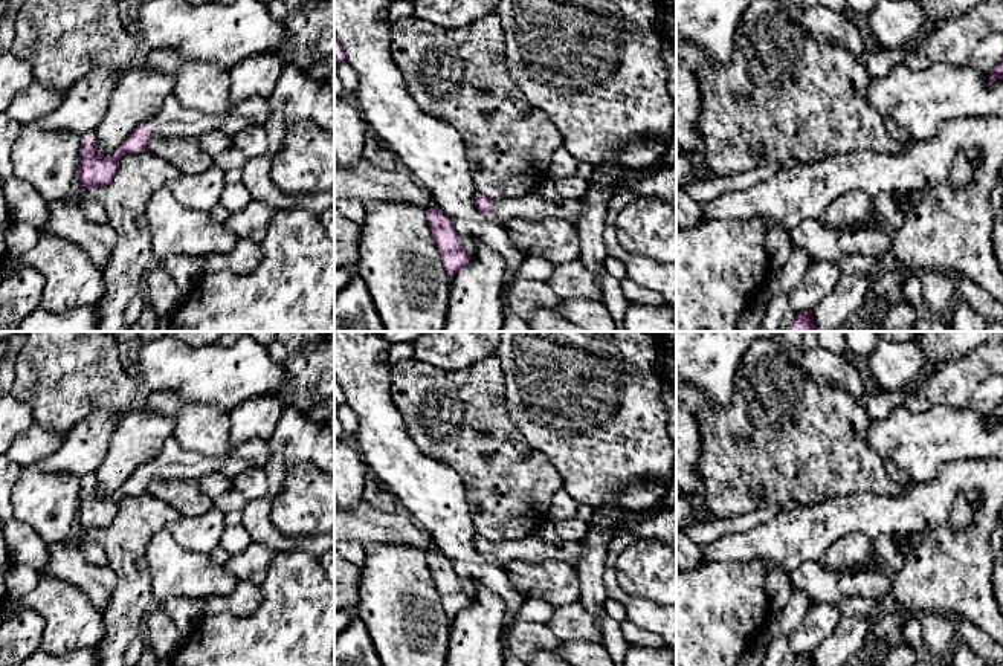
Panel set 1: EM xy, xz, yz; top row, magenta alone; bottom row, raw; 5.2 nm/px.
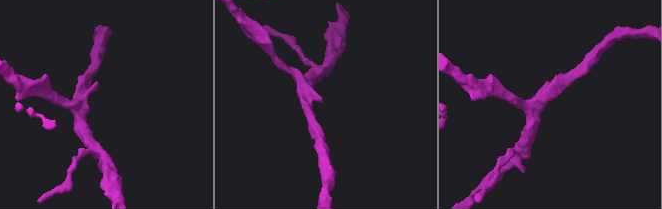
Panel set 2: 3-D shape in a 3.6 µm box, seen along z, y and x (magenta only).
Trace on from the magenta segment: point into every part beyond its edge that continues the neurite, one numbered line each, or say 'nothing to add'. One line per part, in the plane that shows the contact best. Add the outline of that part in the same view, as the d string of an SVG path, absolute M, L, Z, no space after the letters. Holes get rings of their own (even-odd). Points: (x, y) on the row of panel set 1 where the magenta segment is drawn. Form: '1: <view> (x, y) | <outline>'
1: xy (173, 119) | M171 93L162 110L147 122L151 136L188 136L198 137L212 130L220 130L227 136L252 125L266 125L270 118L269 98L252 96L231 104L224 116L209 116L198 110L185 108Z

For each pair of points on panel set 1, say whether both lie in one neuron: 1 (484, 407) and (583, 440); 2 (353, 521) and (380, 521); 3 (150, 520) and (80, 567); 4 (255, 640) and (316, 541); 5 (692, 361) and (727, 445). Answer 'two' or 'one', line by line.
1: two
2: one
3: two
4: two
5: two

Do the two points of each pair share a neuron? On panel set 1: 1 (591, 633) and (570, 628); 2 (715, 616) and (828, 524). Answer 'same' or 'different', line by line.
1: same
2: different

